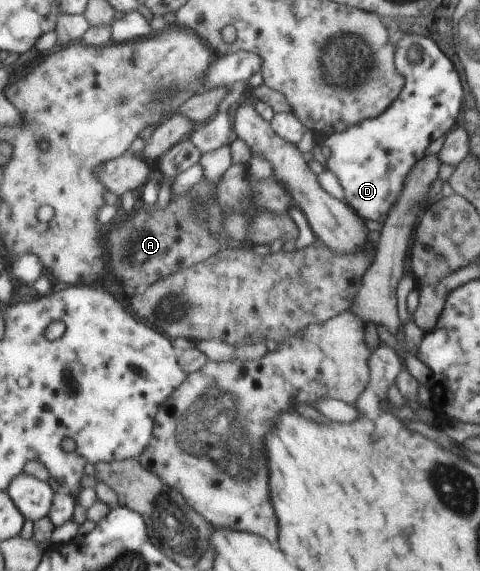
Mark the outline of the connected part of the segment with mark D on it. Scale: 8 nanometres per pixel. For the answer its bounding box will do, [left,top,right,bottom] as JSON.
[323,33,463,222]

